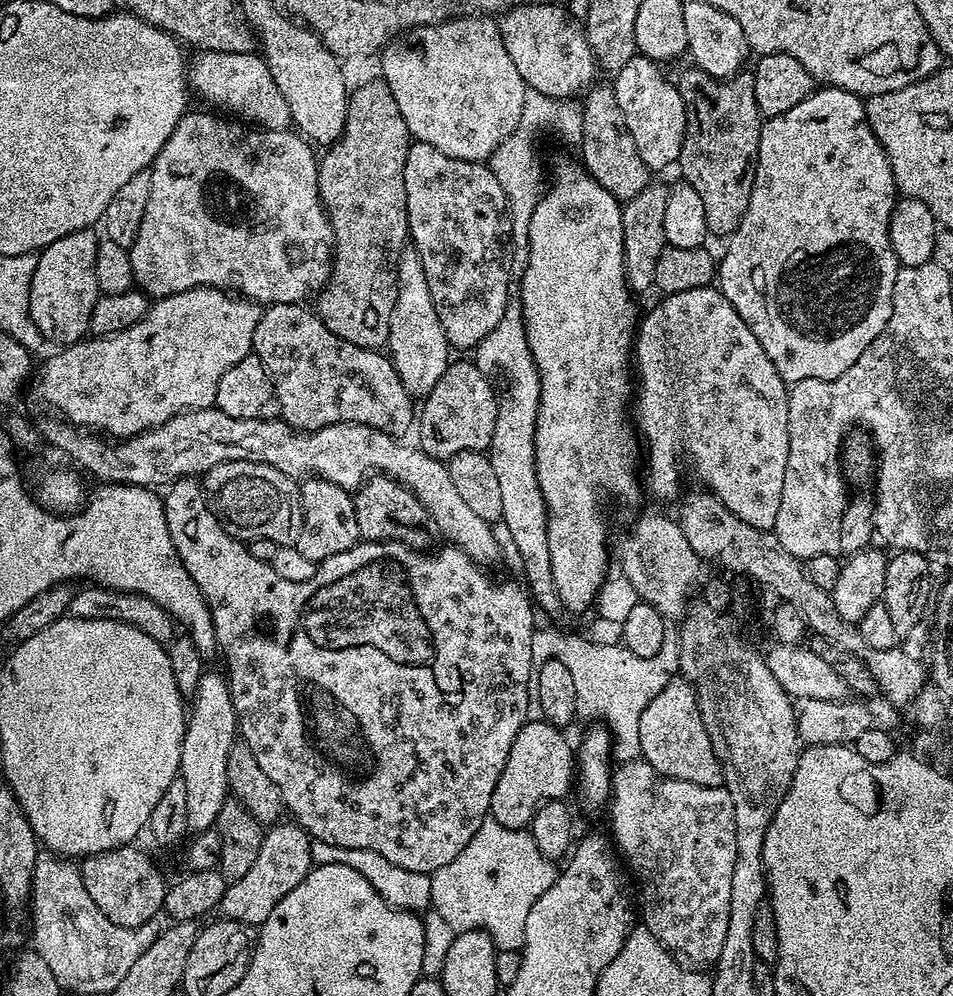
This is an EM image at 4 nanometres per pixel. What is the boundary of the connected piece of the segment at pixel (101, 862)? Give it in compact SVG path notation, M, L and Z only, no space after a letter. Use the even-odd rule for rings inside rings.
M125 846L86 856L79 861L82 882L86 882L86 894L94 898L94 906L98 906L110 922L123 928L137 928L157 919L164 907L168 884L159 866L148 856L151 855L139 846Z

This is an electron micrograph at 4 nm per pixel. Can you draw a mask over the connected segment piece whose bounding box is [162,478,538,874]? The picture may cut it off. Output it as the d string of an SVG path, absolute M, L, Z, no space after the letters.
M185 478L176 480L173 484L167 485L165 492L168 493L163 493L162 496L164 513L166 514L166 522L170 526L170 538L174 542L174 550L178 554L180 561L186 566L190 578L194 578L198 590L204 596L205 602L208 603L209 610L212 611L212 625L216 631L218 652L219 655L224 655L224 664L228 667L226 679L228 689L232 695L232 705L236 711L239 735L242 737L243 743L248 744L250 750L254 750L254 758L258 758L258 766L262 766L262 771L266 774L266 778L270 778L270 782L274 782L274 786L278 786L278 790L284 799L285 809L290 813L290 816L292 812L291 819L299 824L312 840L321 840L322 842L330 842L331 844L357 848L358 850L374 850L374 854L382 854L382 858L387 858L389 862L394 862L394 866L402 866L402 870L418 870L419 872L431 874L438 871L442 866L449 864L462 851L462 846L466 846L466 842L470 842L470 838L474 838L474 830L478 830L478 826L482 826L482 822L489 815L490 798L494 794L494 786L498 786L498 778L502 778L502 766L506 766L506 758L510 758L510 746L514 746L514 738L518 738L518 730L522 730L522 726L527 724L530 719L528 700L530 704L530 693L534 688L534 665L530 646L532 635L538 631L538 624L536 624L535 618L532 617L534 604L529 593L521 585L520 589L512 580L506 581L505 584L492 585L491 578L484 573L487 571L481 565L475 564L458 547L440 546L429 554L424 550L409 548L407 544L397 544L386 540L358 542L350 550L342 550L342 554L334 554L330 558L319 561L314 578L306 578L306 582L286 582L286 578L280 577L272 569L269 561L254 558L254 554L250 554L248 544L228 531L220 517L210 507L209 497L206 495L199 479Z

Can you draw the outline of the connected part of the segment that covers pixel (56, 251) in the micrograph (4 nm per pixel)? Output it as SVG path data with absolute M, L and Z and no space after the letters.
M83 228L74 234L66 234L66 238L58 238L37 255L36 269L30 282L30 314L45 341L52 343L53 340L56 346L77 344L89 335L90 314L94 310L94 302L102 295L94 278L94 258L98 243L98 236L94 233L95 231Z

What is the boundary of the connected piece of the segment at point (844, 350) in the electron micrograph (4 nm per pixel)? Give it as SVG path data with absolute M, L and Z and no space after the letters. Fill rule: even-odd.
M820 86L806 98L802 98L798 106L786 110L786 114L769 116L761 123L756 177L750 202L746 206L742 222L727 241L729 244L724 257L721 255L718 260L718 287L721 294L732 303L734 310L738 310L742 322L746 322L750 330L754 330L754 338L762 342L762 350L766 350L770 362L774 362L778 374L789 385L802 382L806 378L833 380L846 374L846 370L850 370L850 366L854 366L854 362L862 358L866 346L870 346L870 342L874 342L874 338L878 338L878 334L882 334L882 330L886 330L890 322L898 267L890 242L890 218L896 208L898 193L888 156L878 142L874 130L868 125L868 115L864 106L865 101L852 92Z

